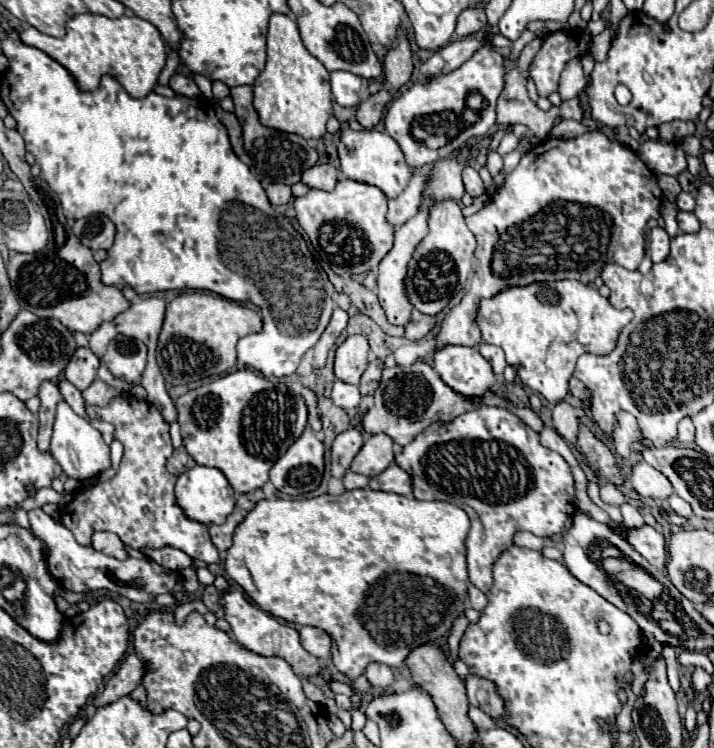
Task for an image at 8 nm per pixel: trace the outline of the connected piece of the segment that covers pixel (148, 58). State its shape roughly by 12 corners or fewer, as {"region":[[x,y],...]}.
{"region":[[81,13],[57,39],[19,39],[59,61],[83,91],[113,75],[131,97],[153,91],[165,41],[137,17]]}

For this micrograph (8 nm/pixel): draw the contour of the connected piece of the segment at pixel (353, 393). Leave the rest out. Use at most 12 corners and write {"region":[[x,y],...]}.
{"region":[[335,381],[333,403],[345,411],[359,407],[355,385]]}

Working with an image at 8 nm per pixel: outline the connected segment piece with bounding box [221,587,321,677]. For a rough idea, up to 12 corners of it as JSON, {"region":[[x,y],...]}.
{"region":[[231,587],[221,595],[235,639],[313,677],[319,659],[299,633]]}

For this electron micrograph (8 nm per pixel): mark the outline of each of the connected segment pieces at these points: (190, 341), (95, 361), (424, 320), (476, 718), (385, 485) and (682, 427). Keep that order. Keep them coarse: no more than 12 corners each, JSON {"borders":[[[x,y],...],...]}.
{"borders":[[[215,293],[167,305],[157,345],[167,385],[237,363],[257,311]],[[79,347],[65,377],[79,391],[95,381],[99,357]],[[411,311],[407,339],[421,339],[435,327],[435,317]],[[469,709],[471,721],[477,729],[495,729],[495,723],[487,713]],[[389,465],[369,479],[371,489],[413,497],[411,475]],[[689,417],[678,424],[678,440],[691,445],[695,439],[695,427]]]}

